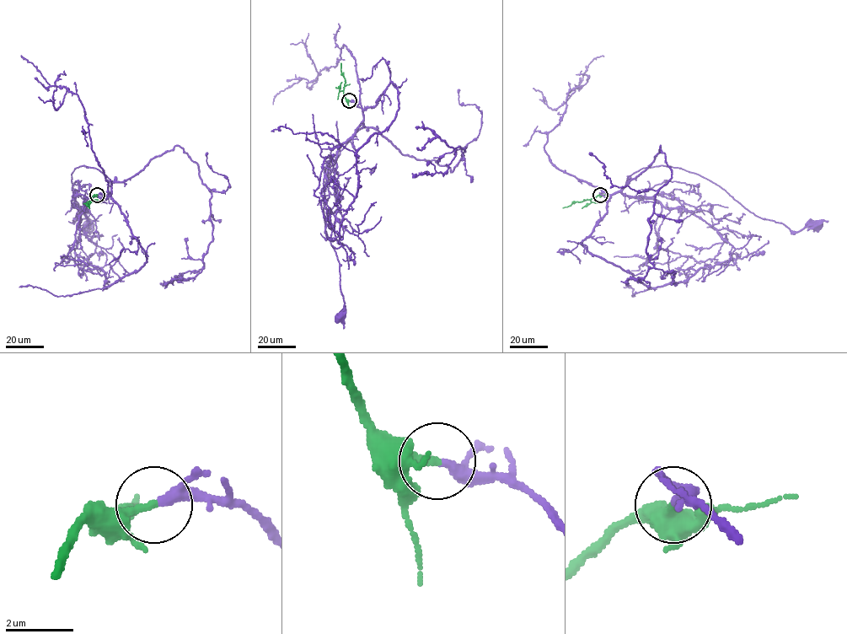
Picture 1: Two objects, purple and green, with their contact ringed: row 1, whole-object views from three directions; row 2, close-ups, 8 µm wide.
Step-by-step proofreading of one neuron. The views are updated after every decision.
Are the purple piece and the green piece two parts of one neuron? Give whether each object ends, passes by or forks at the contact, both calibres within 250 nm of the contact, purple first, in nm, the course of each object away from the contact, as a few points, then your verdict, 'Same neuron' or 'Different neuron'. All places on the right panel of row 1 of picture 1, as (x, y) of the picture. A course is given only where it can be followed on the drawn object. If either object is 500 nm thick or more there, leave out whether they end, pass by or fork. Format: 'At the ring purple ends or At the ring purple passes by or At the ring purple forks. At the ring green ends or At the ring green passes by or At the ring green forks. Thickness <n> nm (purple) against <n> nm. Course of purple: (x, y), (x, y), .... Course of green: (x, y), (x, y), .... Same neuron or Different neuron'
At the ring purple passes by. At the ring green ends. Thickness 240 nm (purple) against 240 nm. Course of purple: (600, 195), (607, 197), (619, 191), (641, 169), (679, 167), (716, 184), (763, 218), (795, 232), (817, 227). Course of green: (600, 195), (563, 208). Same neuron

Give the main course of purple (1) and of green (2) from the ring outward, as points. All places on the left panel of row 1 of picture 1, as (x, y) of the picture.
1: (98, 195), (109, 195), (111, 180), (96, 169), (77, 167), (72, 173), (72, 195), (88, 227)
2: (98, 195), (91, 198), (93, 201), (89, 203), (88, 208)

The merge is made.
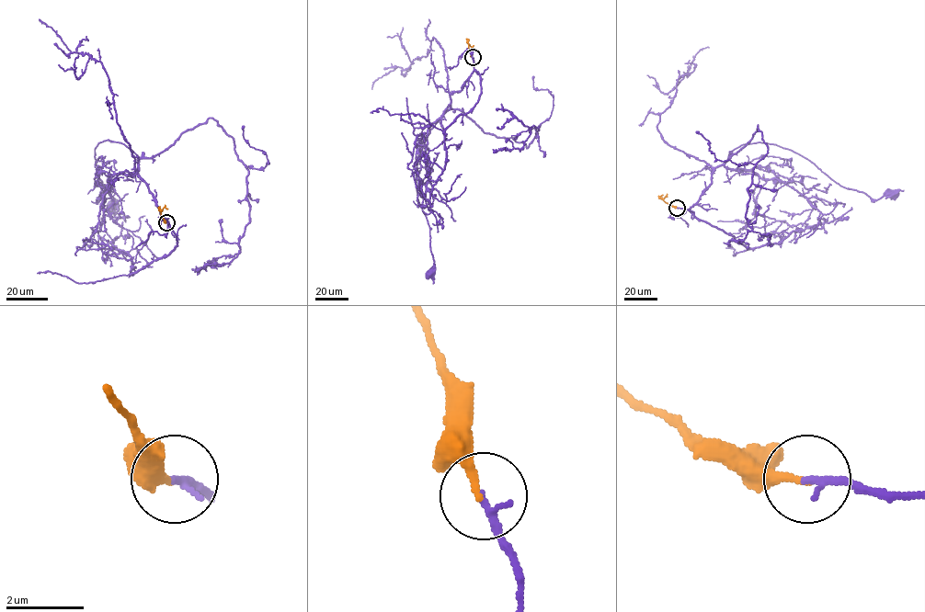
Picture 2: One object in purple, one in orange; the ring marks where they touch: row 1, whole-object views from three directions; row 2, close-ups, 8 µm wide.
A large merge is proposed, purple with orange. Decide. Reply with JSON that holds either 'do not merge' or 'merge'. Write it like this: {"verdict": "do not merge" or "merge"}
{"verdict": "merge"}

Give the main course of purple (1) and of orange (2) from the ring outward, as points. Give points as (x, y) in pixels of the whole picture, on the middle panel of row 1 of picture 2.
1: (473, 57), (473, 73), (450, 95), (451, 108), (430, 130), (416, 164), (416, 198), (429, 227), (431, 274)
2: (473, 57), (467, 42), (471, 47), (473, 45)

